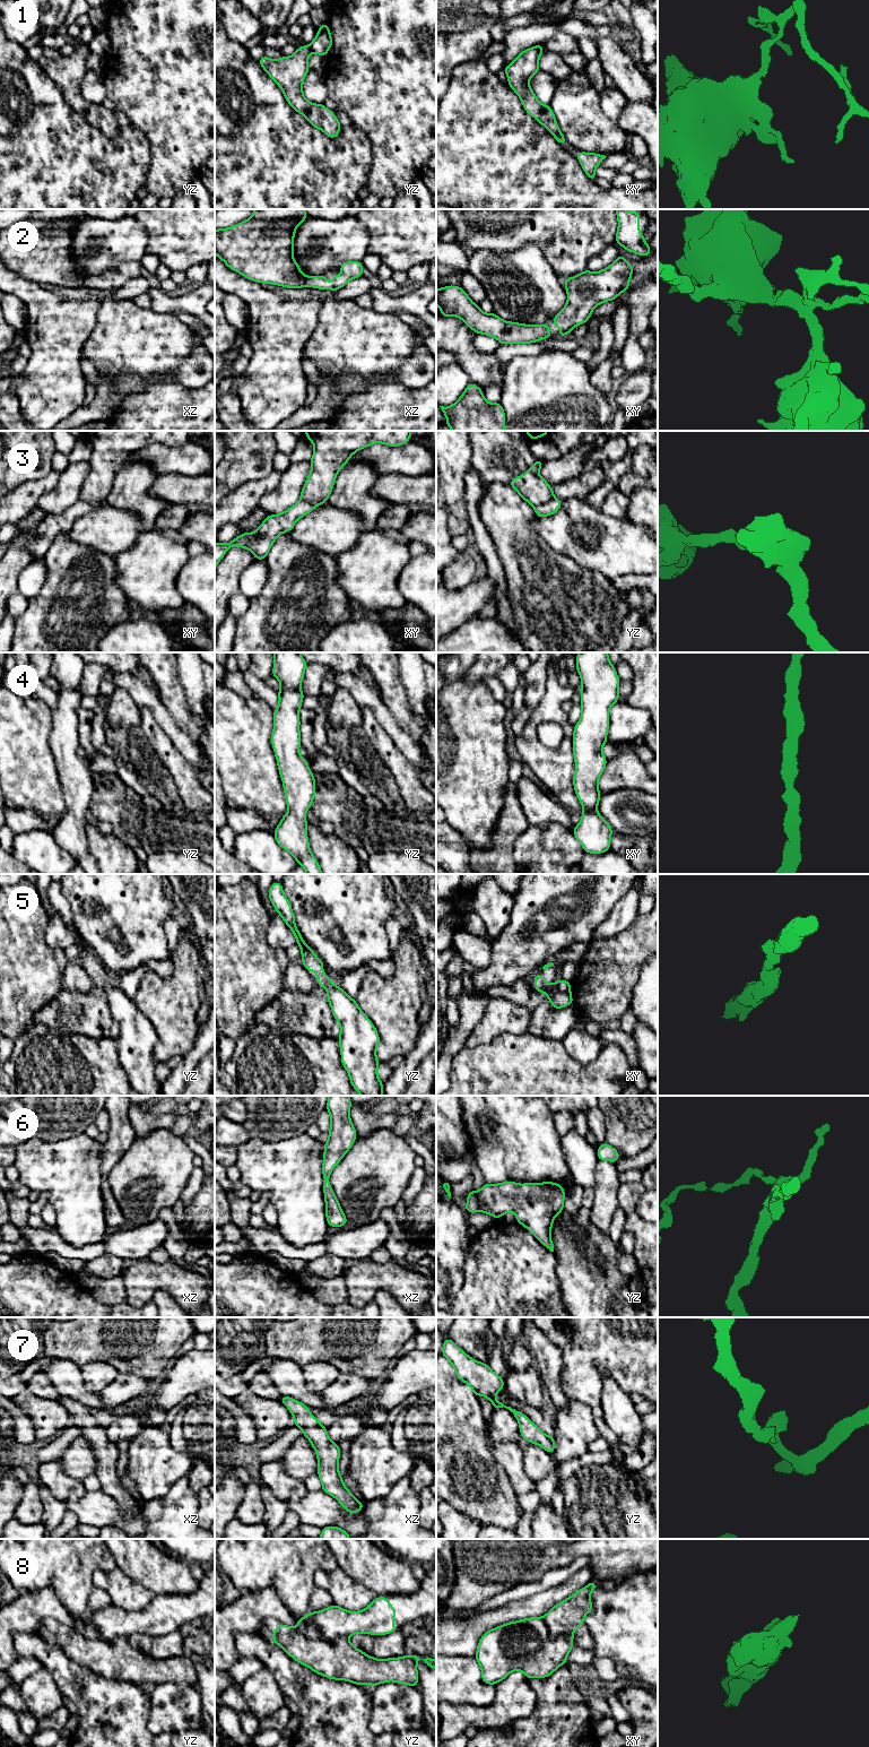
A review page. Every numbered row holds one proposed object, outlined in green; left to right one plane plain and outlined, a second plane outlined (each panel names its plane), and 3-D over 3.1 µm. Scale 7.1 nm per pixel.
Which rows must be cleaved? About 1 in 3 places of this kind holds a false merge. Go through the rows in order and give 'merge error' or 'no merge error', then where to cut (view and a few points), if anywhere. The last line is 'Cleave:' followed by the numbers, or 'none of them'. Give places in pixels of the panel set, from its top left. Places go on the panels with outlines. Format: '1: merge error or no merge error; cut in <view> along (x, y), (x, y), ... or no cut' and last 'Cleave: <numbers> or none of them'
1: merge error; cut in yz along (307, 45), (312, 51)
2: no merge error; no cut
3: merge error; cut in yz along (554, 496), (535, 508)
4: no merge error; no cut
5: no merge error; no cut
6: no merge error; no cut
7: no merge error; no cut
8: merge error; cut in yz along (303, 1617), (312, 1624), (309, 1631), (314, 1634), (347, 1637)
Cleave: 1, 3, 8

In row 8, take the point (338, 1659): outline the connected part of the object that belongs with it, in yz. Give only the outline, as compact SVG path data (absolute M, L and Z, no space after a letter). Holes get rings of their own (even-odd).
M304 1617L297 1619L294 1628L280 1623L272 1633L273 1643L298 1663L330 1679L347 1680L358 1686L370 1684L374 1687L394 1681L417 1687L418 1655L375 1659L355 1647L348 1637L327 1640L310 1633L312 1627L313 1623Z

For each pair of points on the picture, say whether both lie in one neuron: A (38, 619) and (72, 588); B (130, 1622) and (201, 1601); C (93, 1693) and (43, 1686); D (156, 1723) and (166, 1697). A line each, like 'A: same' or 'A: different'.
A: same
B: same
C: different
D: same

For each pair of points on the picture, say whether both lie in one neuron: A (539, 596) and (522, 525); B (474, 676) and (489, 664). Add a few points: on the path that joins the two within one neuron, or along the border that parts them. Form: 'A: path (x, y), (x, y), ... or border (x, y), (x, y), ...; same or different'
A: path (538, 578), (522, 552), (522, 543); same
B: path (477, 673), (486, 665); same

